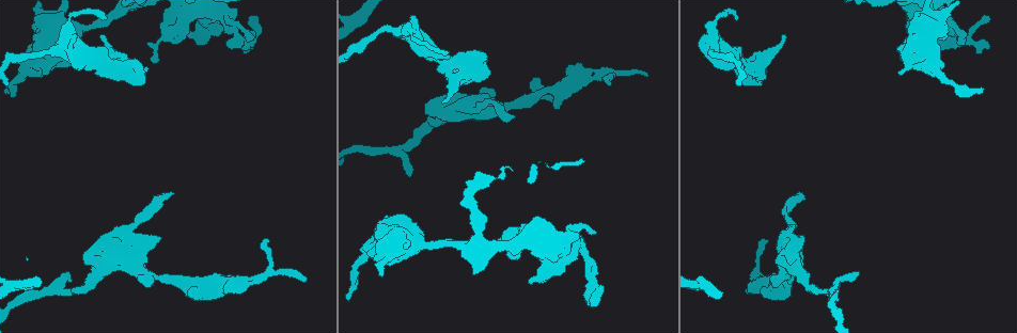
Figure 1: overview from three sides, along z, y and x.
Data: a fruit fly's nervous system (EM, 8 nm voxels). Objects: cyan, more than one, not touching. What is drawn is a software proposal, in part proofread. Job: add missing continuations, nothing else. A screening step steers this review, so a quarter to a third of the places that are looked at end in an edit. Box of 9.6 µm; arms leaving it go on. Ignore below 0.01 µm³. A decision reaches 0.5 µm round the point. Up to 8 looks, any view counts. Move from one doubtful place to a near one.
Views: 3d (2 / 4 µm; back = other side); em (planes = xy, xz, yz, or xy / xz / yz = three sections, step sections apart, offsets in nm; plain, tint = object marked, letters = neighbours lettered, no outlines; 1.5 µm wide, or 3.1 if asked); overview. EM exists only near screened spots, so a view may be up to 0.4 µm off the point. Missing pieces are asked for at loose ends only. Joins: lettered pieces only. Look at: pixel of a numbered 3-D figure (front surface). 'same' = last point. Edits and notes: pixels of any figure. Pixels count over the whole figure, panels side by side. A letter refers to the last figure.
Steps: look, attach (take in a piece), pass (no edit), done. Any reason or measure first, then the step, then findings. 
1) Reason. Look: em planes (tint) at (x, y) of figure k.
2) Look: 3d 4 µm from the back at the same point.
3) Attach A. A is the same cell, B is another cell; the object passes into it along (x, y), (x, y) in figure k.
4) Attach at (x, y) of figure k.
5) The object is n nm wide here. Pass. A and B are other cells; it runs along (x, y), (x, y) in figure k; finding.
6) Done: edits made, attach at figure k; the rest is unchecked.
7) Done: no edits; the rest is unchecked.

An open end. Look: 3d 2 µm at (304, 280) of figure 1.

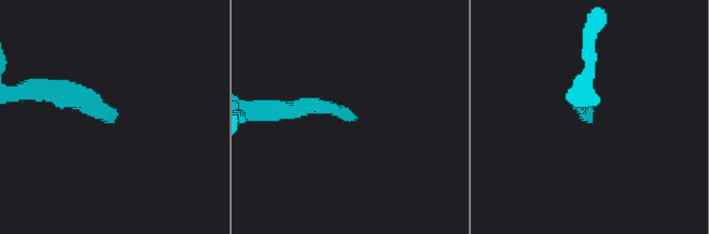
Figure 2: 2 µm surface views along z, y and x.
Need the tissue. Look: em planes (letters) at (113, 120) of figure 2.

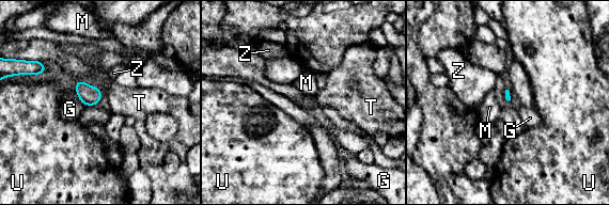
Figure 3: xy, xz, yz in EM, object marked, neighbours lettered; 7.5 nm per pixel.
The longest contact is with G, 80 nm. Pass. G, M, T, U and Z are other cells; a border runs along (78, 98), (84, 105) in figure 3; no lettered piece goes on from it.

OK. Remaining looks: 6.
An open end. Look: em yz step 4 (letters) at (737, 19) of figure 1.

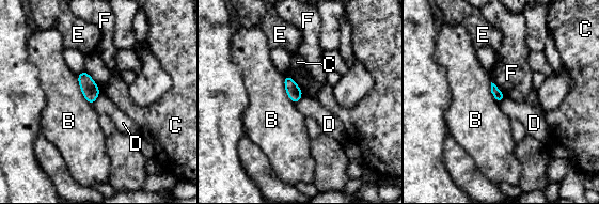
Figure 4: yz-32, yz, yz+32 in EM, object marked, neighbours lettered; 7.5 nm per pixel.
The object is 80 nm wide here; the longest contact is with B, 260 nm. Pass. B, C, D, E and F are other cells; none of them fits.

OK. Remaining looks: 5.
An open end. Look: em planes (letters) at (116, 76) of figure 1.

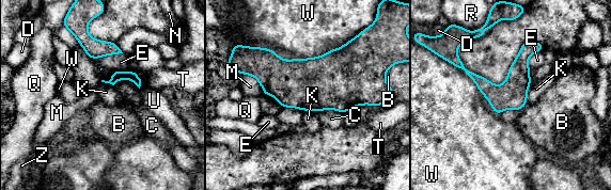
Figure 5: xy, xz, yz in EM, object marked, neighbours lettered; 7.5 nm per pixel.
The object is 220 nm wide here. Pass. B, C, D, E, K, M, N, Q, R, T, U, W and Z are other cells; it runs along (539, 46), (503, 89), (487, 89), (454, 58) in figure 5; no lettered piece goes on from it.

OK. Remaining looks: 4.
Done: no edits; the rest is unchecked.

